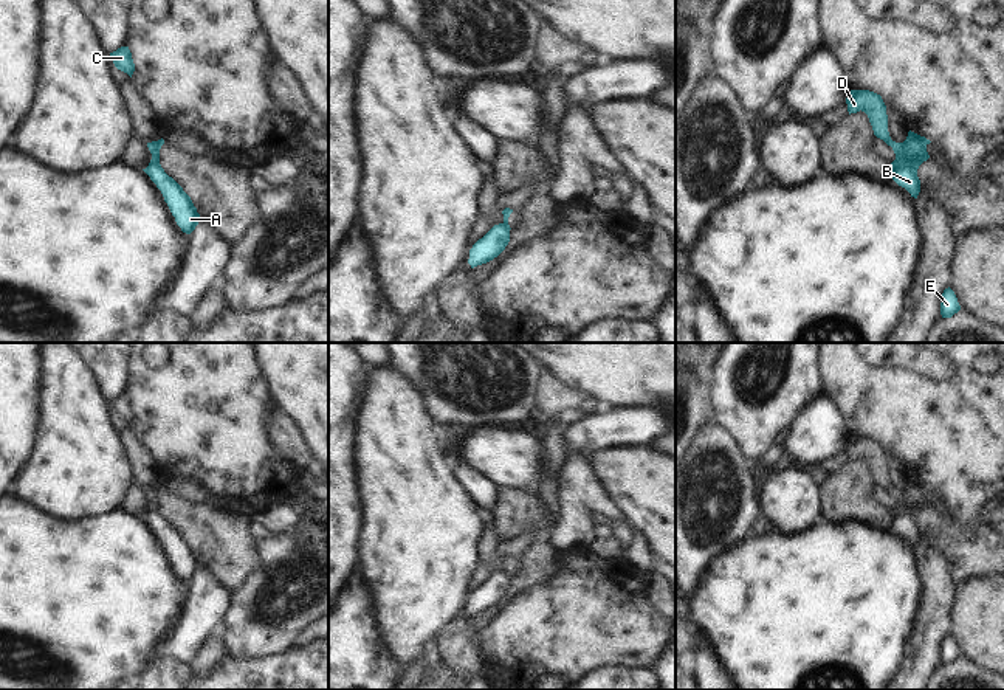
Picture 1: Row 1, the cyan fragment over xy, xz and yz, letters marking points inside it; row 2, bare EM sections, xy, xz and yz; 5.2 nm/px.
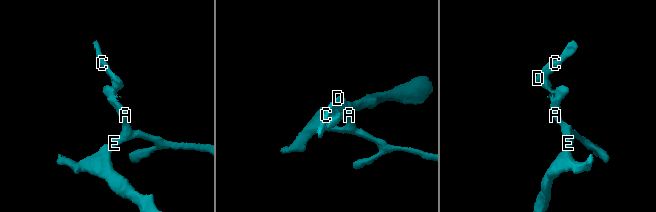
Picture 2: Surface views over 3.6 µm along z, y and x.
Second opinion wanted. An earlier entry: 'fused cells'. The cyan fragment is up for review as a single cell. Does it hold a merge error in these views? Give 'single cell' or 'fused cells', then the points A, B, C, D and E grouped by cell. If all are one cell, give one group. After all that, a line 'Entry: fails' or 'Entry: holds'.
fused cells; A B E / C D
Entry: holds

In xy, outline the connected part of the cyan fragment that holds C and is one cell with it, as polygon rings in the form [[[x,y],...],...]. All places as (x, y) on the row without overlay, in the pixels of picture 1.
[[[129,394],[118,395],[116,398],[110,400],[110,405],[118,417],[127,420],[132,425],[135,411]]]

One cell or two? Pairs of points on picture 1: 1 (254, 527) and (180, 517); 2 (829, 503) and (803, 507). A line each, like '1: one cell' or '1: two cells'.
1: two cells
2: two cells

